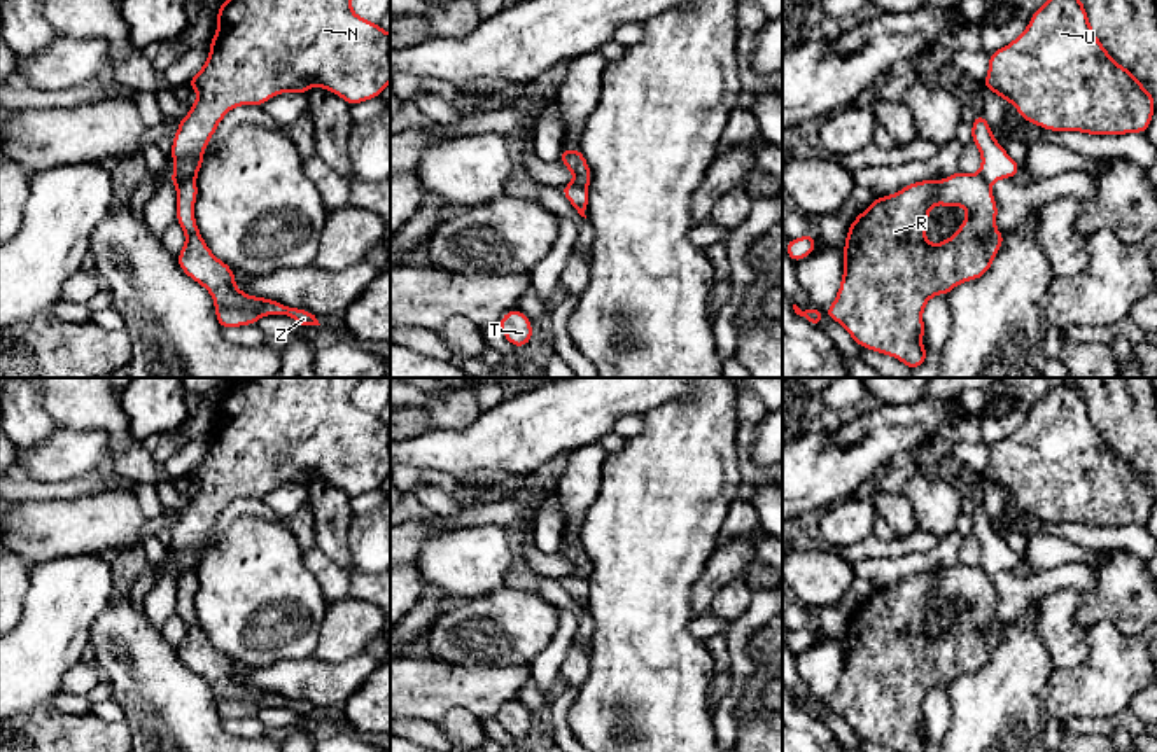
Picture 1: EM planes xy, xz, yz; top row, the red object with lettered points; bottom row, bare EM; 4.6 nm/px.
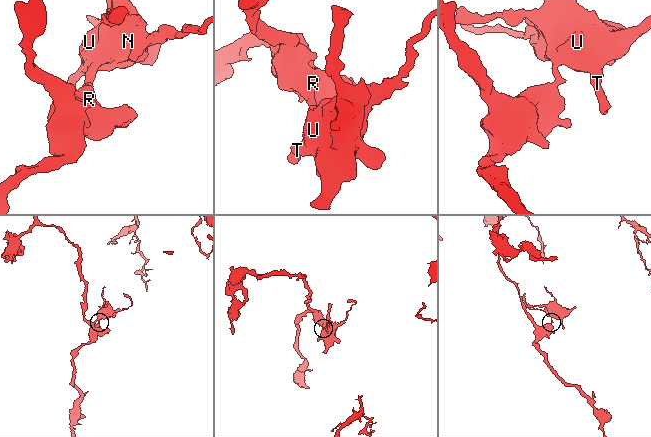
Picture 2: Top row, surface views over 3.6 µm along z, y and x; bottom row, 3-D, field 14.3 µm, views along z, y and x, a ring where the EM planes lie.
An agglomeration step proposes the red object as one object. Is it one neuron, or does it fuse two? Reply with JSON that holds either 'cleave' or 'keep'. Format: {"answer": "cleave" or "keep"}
{"answer": "cleave"}

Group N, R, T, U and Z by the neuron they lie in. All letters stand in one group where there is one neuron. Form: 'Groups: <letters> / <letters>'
Groups: N T U / R Z

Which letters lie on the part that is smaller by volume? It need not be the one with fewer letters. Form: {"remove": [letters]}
{"remove": ["N", "T", "U"]}

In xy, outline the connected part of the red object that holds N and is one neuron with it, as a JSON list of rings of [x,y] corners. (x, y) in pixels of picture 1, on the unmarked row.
[[[247,378],[236,381],[217,400],[217,423],[210,434],[210,444],[201,462],[189,470],[187,479],[198,483],[189,505],[179,512],[172,535],[175,553],[172,575],[196,570],[203,556],[207,535],[214,528],[224,507],[240,497],[261,498],[270,490],[294,483],[306,488],[310,477],[324,479],[348,497],[382,488],[390,474],[390,425],[378,414],[359,409],[350,395],[362,378]]]

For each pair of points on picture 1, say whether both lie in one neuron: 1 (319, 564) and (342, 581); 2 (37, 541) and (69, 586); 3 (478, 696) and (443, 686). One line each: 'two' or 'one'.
1: one
2: two
3: one

